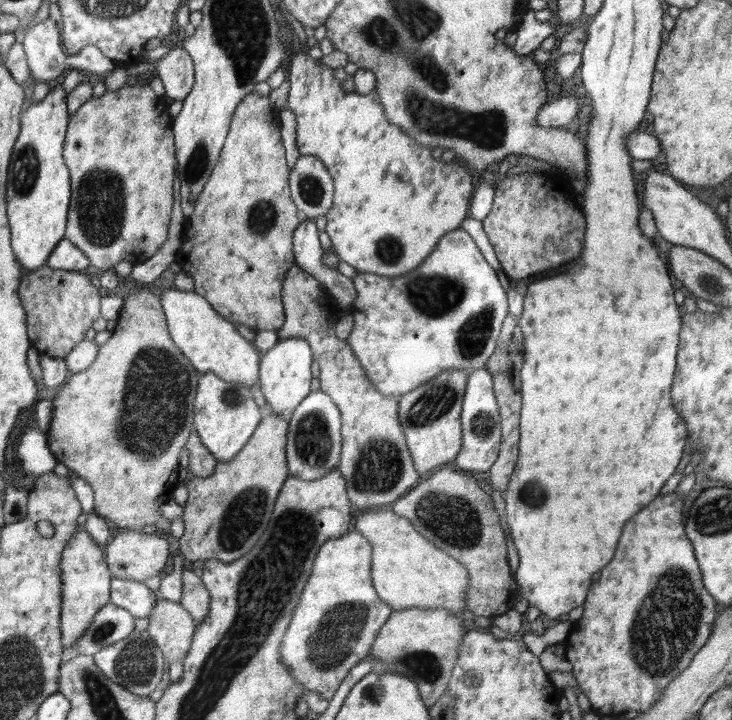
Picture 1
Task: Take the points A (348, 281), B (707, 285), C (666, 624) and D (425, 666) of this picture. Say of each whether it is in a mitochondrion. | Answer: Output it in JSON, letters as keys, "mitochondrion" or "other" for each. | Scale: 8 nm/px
{"A":"other","B":"mitochondrion","C":"mitochondrion","D":"mitochondrion"}

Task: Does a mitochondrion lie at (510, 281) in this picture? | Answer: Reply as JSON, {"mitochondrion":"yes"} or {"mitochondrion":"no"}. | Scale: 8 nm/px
{"mitochondrion":"no"}

